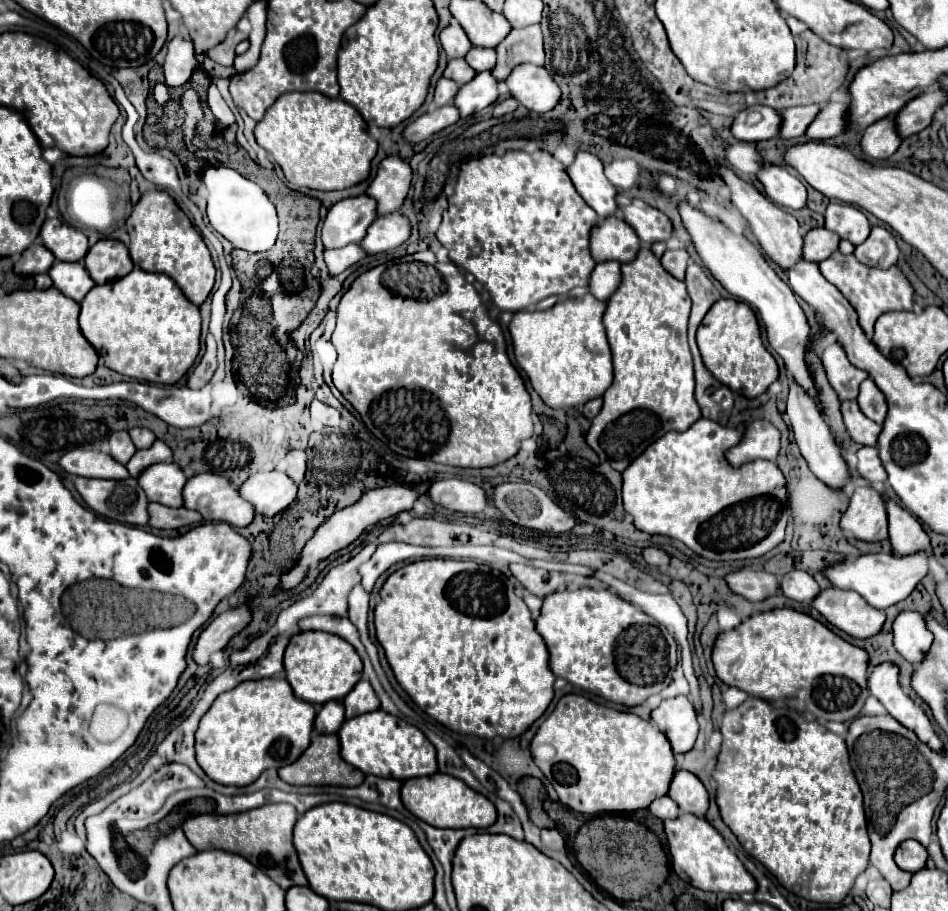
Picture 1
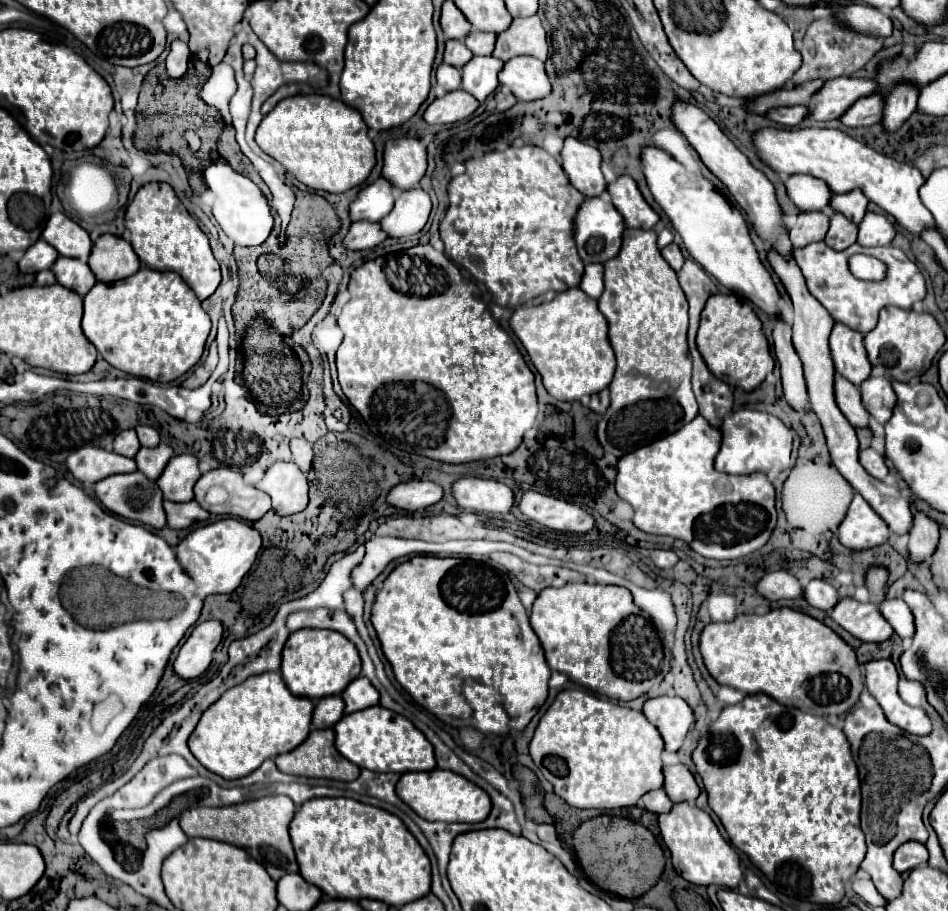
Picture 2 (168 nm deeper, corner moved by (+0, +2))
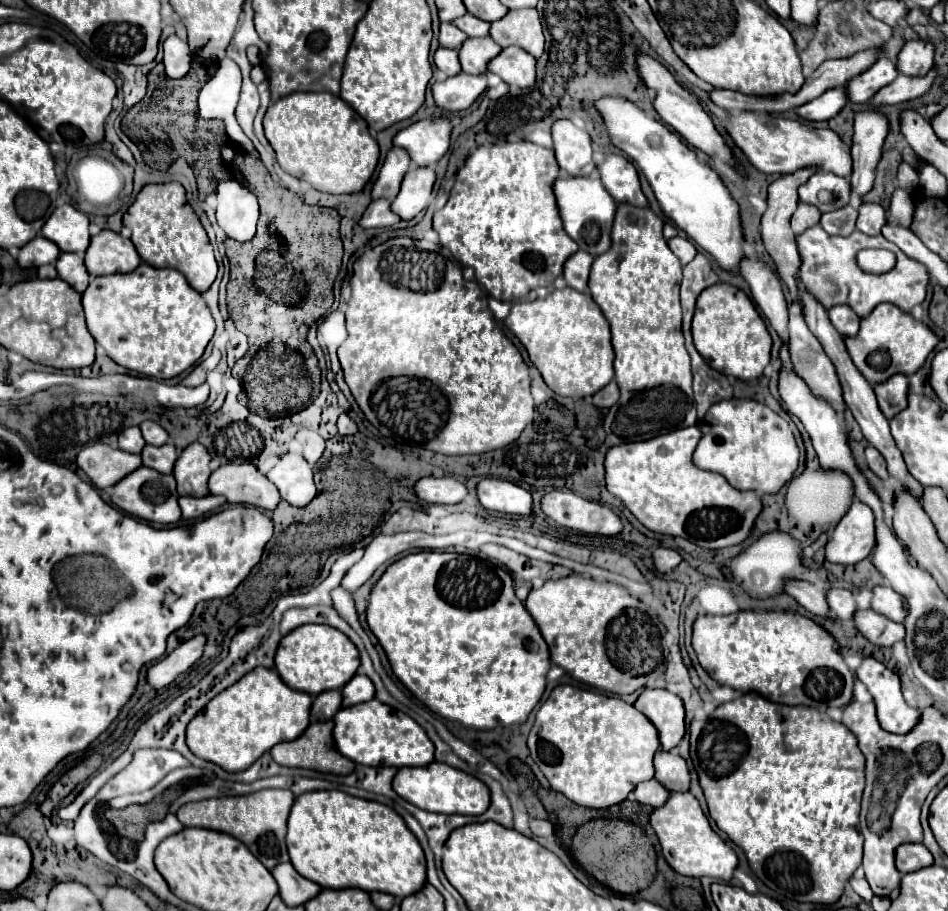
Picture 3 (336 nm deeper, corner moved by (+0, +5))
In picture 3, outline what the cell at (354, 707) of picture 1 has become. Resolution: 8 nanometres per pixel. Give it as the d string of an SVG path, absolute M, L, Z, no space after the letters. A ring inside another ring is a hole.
M355 675L343 689L343 707L349 707L349 705L357 705L357 703L363 703L363 701L369 701L375 697L375 687L371 683L369 677L365 675Z

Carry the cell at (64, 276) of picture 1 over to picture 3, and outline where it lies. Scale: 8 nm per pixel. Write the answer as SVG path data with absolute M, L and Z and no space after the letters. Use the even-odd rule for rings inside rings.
M61 253L57 259L59 279L69 283L77 293L83 293L89 285L89 273L85 269L83 257L77 253Z

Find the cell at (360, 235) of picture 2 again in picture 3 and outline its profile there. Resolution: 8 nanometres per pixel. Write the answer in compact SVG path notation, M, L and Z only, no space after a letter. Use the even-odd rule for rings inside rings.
M375 199L367 211L361 217L361 227L371 229L371 227L391 227L395 223L399 223L401 217L397 217L397 213L391 211L391 201L389 199Z

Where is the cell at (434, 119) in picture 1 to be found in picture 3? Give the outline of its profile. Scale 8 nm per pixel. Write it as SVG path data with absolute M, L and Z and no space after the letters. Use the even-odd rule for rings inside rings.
M461 71L459 75L433 83L433 97L443 111L461 111L467 109L485 91L485 87L487 87L485 73L469 75Z

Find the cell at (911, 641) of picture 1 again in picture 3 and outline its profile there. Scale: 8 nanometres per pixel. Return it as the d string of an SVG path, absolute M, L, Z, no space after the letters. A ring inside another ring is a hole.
M879 585L879 587L873 589L871 609L885 615L885 617L889 617L891 621L903 621L905 613L907 613L905 599L887 585Z

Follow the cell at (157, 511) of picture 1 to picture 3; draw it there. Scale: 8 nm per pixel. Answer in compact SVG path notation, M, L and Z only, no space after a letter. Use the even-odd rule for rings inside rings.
M181 497L181 511L183 519L201 519L207 513L213 513L221 507L225 507L225 497Z

